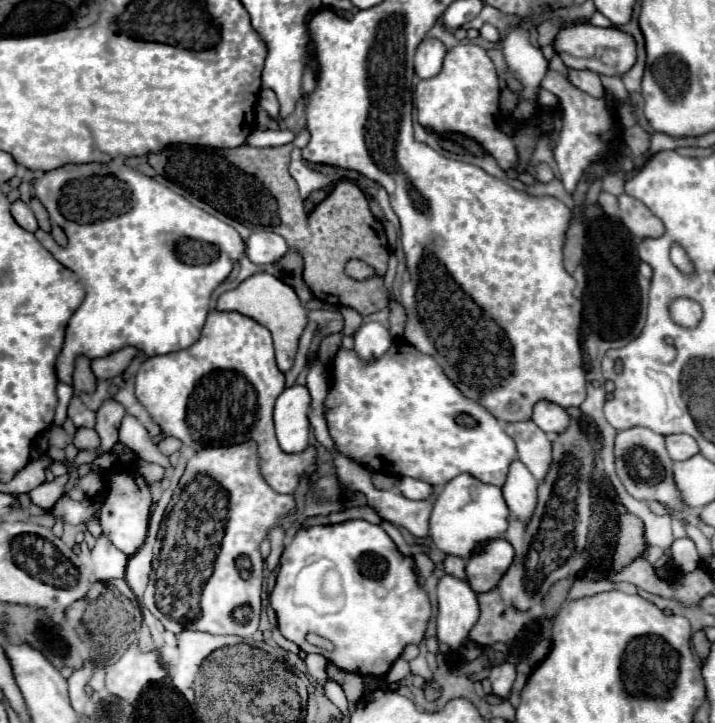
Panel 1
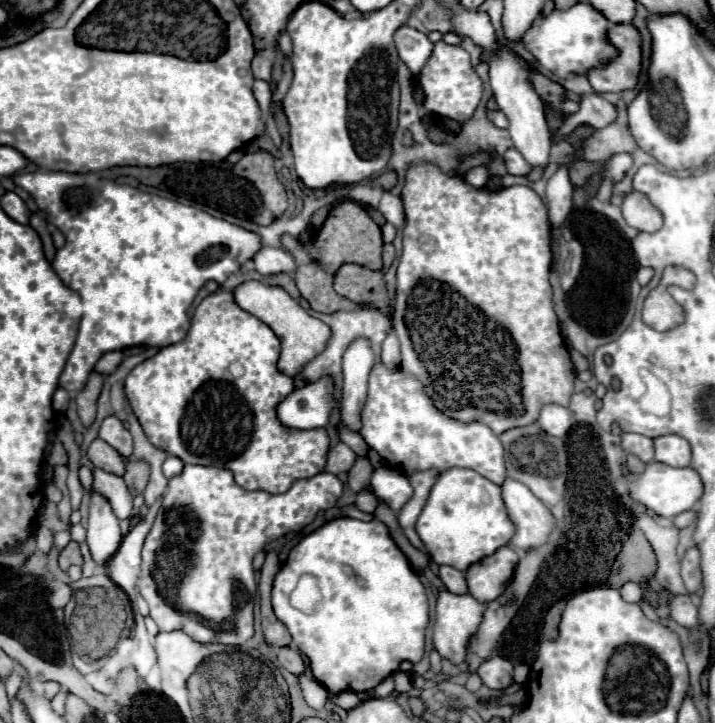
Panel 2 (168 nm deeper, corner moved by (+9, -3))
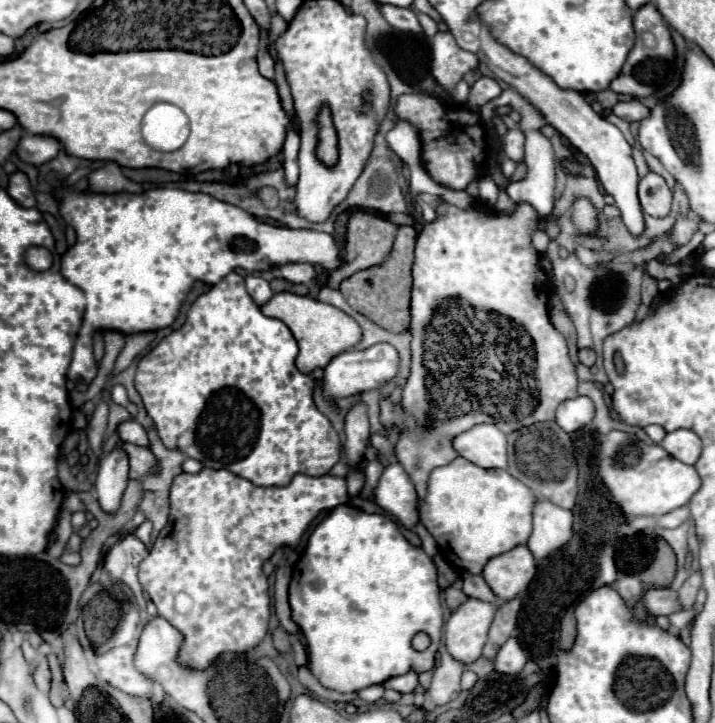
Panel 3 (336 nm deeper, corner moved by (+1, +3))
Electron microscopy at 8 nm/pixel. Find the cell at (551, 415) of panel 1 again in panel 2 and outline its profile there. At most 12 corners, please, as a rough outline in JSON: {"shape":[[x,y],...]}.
{"shape":[[545,404],[537,424],[549,436],[561,438],[571,428],[571,412]]}

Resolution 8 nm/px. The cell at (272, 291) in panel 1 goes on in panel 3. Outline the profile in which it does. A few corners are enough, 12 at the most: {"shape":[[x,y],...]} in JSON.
{"shape":[[291,292],[261,312],[299,342],[297,368],[311,374],[355,348],[359,324],[335,306]]}

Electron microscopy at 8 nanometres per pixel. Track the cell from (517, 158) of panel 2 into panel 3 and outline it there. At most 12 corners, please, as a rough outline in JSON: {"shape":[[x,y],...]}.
{"shape":[[519,128],[505,134],[505,154],[521,162],[525,134]]}

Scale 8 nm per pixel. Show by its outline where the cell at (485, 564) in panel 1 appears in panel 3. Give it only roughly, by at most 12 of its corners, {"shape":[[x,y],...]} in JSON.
{"shape":[[527,546],[491,558],[485,582],[503,602],[525,592],[535,558]]}

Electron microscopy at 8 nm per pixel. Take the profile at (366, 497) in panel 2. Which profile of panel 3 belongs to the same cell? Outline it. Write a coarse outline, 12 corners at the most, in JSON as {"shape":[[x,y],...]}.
{"shape":[[377,458],[367,462],[367,482],[361,492],[371,498],[371,490],[379,482],[383,464]]}

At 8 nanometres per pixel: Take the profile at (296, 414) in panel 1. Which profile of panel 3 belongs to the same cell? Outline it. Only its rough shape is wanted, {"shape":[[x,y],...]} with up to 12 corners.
{"shape":[[391,344],[349,350],[325,368],[327,400],[377,390],[399,372]]}

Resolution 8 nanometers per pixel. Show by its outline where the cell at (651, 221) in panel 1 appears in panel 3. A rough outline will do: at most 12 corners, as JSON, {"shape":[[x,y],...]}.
{"shape":[[647,172],[639,182],[645,214],[669,214],[673,196],[659,174]]}

